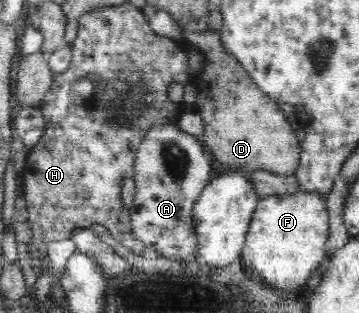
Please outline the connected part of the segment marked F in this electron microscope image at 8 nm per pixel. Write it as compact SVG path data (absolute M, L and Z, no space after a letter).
M301 190L295 195L260 199L245 237L240 260L248 272L268 287L292 292L306 284L322 263L329 238L327 197Z

